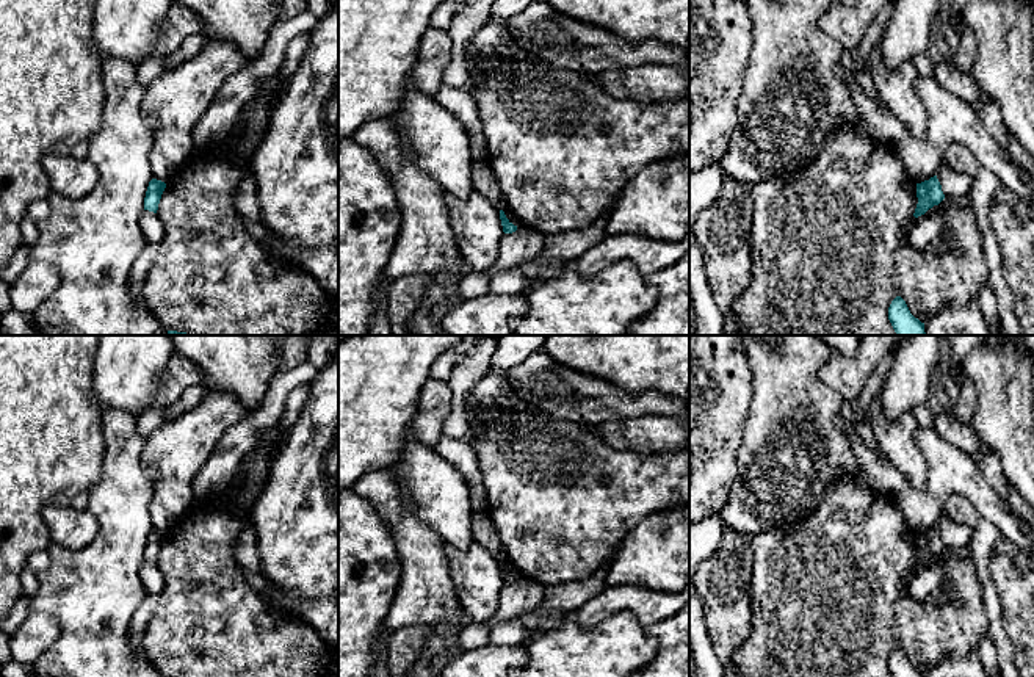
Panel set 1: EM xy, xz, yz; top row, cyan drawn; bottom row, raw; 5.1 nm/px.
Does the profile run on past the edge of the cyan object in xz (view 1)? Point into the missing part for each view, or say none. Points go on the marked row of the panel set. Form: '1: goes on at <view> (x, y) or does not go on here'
1: does not go on here

